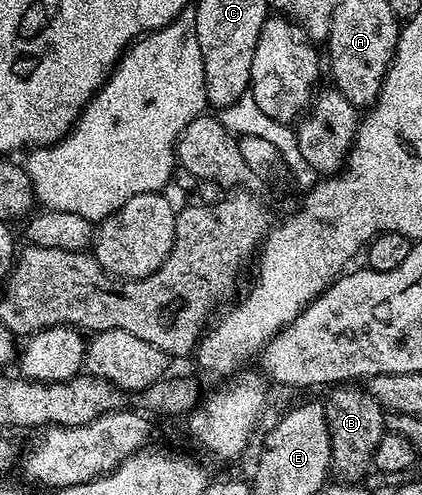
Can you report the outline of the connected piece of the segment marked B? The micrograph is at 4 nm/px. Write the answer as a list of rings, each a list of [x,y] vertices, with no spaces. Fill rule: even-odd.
[[[340,383],[330,390],[323,401],[323,413],[327,417],[331,440],[331,464],[343,473],[355,473],[372,464],[375,448],[385,432],[385,411],[369,395],[366,388],[355,383]]]

